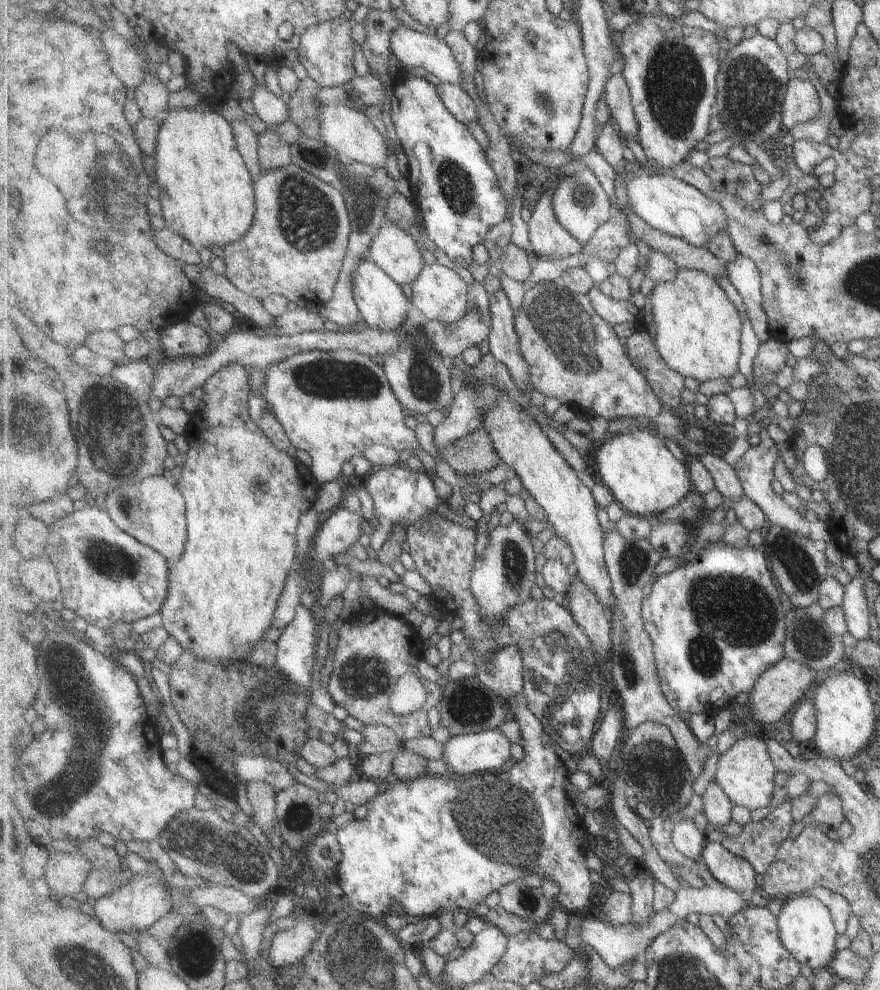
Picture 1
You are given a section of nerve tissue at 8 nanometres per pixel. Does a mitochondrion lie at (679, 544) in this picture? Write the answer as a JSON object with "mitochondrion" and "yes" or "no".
{"mitochondrion":"no"}

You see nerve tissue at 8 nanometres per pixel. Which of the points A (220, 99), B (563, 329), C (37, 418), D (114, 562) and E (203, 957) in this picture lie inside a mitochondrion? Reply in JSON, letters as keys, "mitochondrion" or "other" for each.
{"A":"other","B":"mitochondrion","C":"mitochondrion","D":"mitochondrion","E":"mitochondrion"}

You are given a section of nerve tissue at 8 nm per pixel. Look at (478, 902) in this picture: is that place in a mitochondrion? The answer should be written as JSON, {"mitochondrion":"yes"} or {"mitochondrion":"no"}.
{"mitochondrion":"no"}

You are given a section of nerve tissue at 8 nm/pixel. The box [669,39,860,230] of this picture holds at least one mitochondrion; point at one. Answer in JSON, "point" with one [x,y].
{"point":[750,95]}

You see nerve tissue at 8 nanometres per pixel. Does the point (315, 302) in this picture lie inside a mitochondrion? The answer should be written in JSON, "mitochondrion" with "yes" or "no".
{"mitochondrion":"no"}

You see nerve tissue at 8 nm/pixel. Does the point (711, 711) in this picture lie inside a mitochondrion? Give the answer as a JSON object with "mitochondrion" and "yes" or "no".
{"mitochondrion":"no"}

